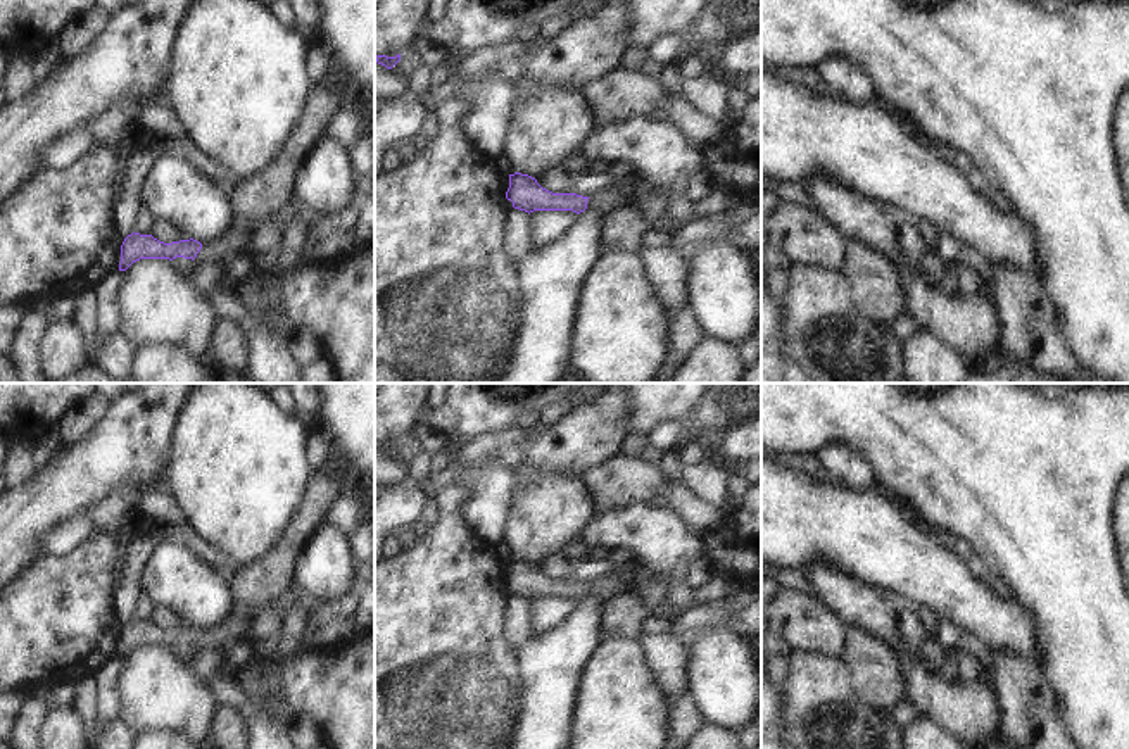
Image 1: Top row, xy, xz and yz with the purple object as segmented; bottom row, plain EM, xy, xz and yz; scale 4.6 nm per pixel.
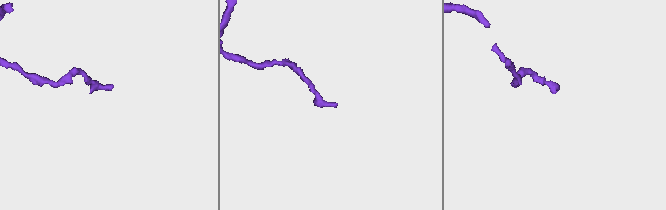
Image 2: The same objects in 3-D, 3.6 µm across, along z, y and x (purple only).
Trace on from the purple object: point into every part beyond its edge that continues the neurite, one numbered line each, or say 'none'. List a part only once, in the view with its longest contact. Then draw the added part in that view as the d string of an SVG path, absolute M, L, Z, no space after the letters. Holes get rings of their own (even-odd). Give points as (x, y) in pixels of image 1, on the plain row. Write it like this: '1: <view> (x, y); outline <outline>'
1: xy (221, 637); outline M238 609L228 621L221 621L202 632L197 640L195 652L205 649L216 649L219 652L228 652L237 644L238 639L245 639L250 628L250 618L245 609Z

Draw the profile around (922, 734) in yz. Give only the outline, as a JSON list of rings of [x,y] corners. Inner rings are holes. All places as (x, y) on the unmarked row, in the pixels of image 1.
[[[925,716],[903,730],[903,749],[965,749],[955,737]]]

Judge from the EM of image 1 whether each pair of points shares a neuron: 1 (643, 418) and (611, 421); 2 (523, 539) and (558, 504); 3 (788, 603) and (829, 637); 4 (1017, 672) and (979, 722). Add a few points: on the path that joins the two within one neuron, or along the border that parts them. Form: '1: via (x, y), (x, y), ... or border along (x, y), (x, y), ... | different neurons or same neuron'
1: via (636, 418), (618, 418) | same neuron
2: via (532, 530), (549, 513) | same neuron
3: via (798, 613), (819, 634) | same neuron
4: border along (988, 675), (1002, 722) | different neurons

